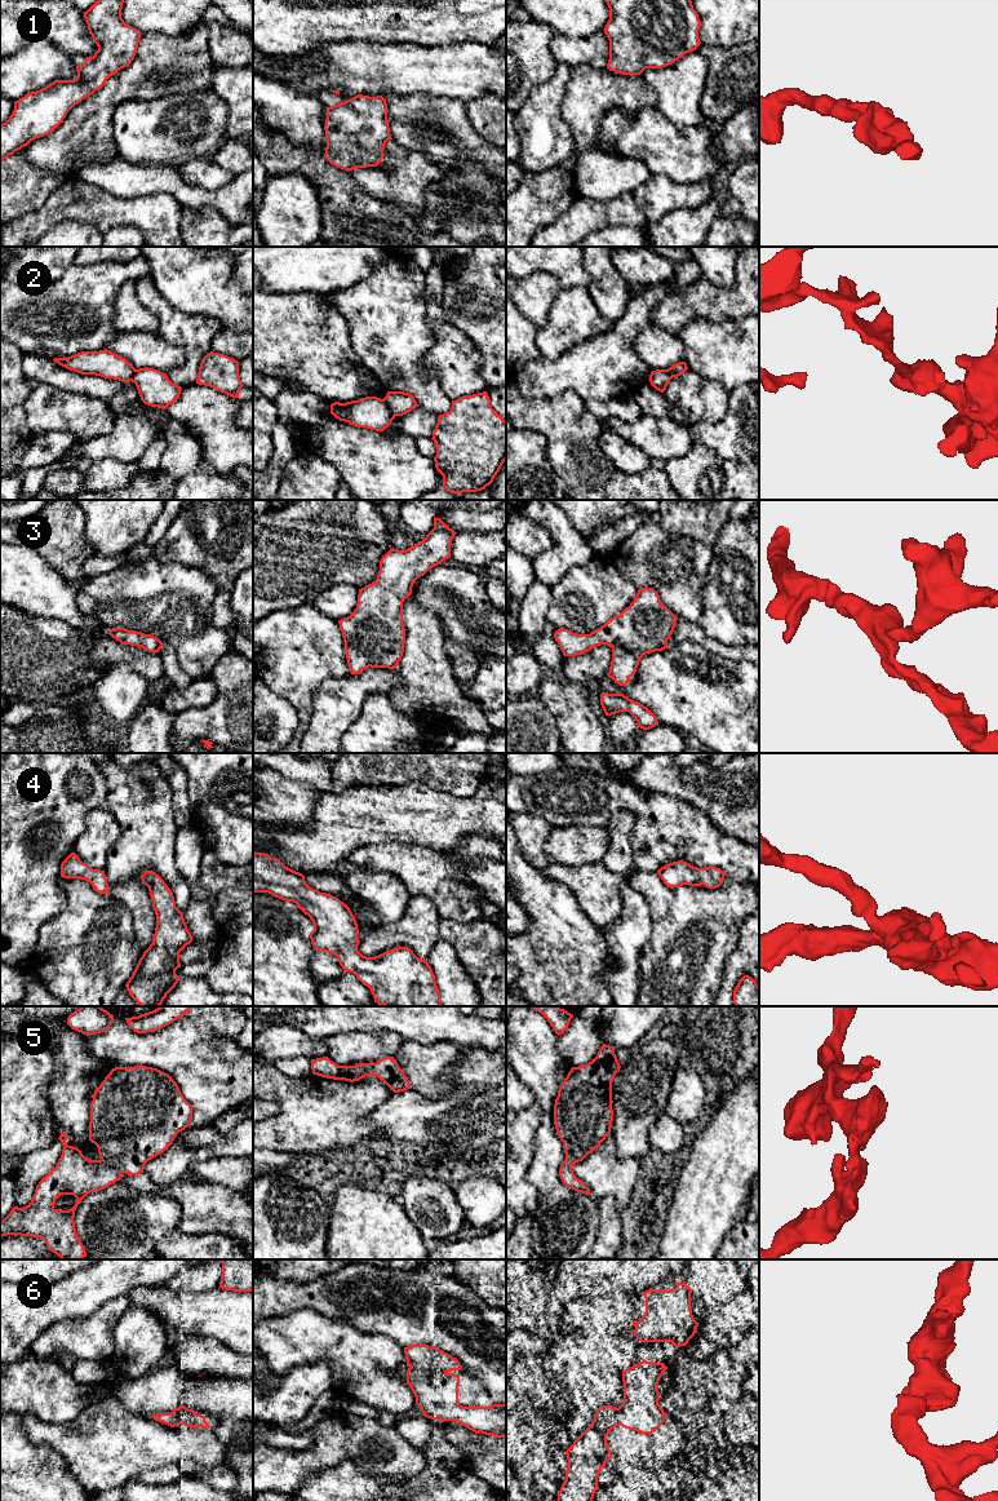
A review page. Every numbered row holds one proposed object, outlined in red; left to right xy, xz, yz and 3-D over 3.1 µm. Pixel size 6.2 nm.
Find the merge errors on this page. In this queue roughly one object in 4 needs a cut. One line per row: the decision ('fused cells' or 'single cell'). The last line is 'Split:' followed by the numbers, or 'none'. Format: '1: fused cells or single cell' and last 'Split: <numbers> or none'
1: single cell
2: fused cells
3: single cell
4: single cell
5: single cell
6: single cell
Split: 2

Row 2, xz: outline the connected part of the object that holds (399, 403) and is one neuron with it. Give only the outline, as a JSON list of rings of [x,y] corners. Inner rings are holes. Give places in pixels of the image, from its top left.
[[[387,391],[383,400],[394,416],[403,416],[418,406],[414,397],[404,391]]]

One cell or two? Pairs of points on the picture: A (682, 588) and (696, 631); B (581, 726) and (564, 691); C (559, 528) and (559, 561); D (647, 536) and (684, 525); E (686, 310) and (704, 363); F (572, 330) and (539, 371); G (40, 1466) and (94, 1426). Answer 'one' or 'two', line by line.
A: two
B: one
C: one
D: two
E: two
F: two
G: two

